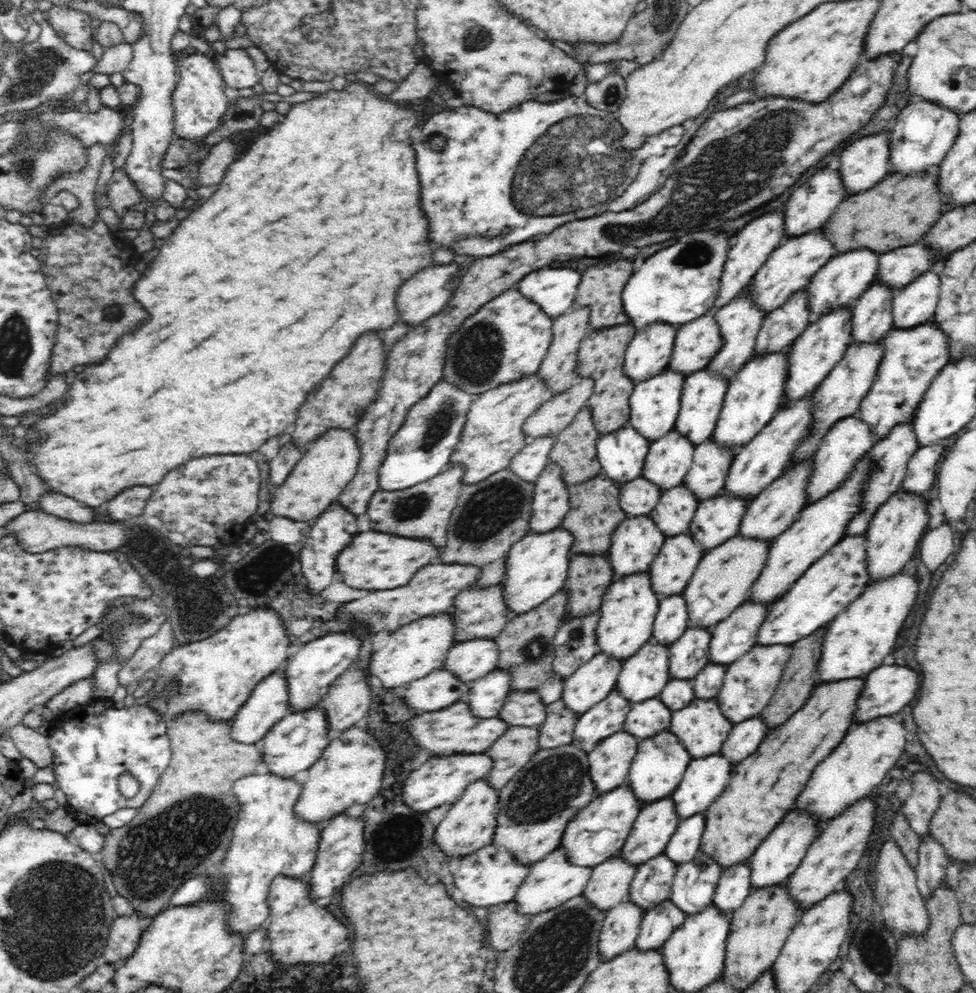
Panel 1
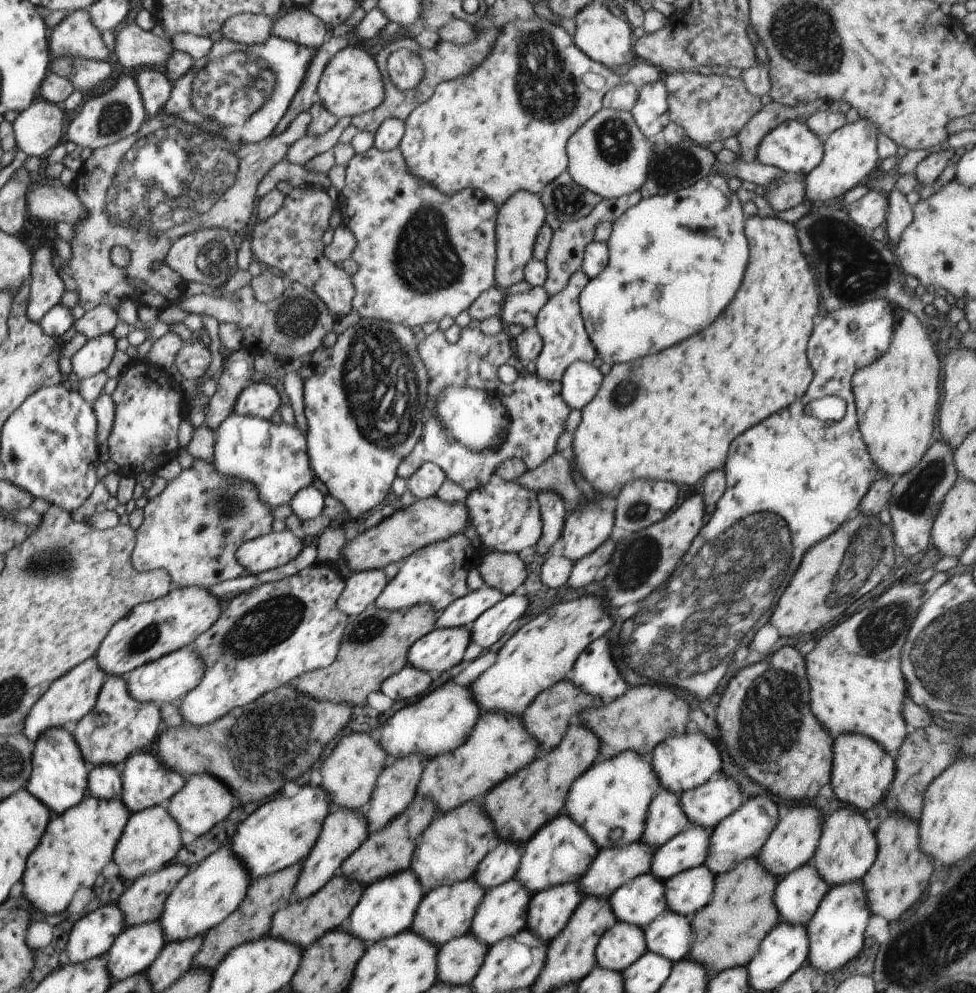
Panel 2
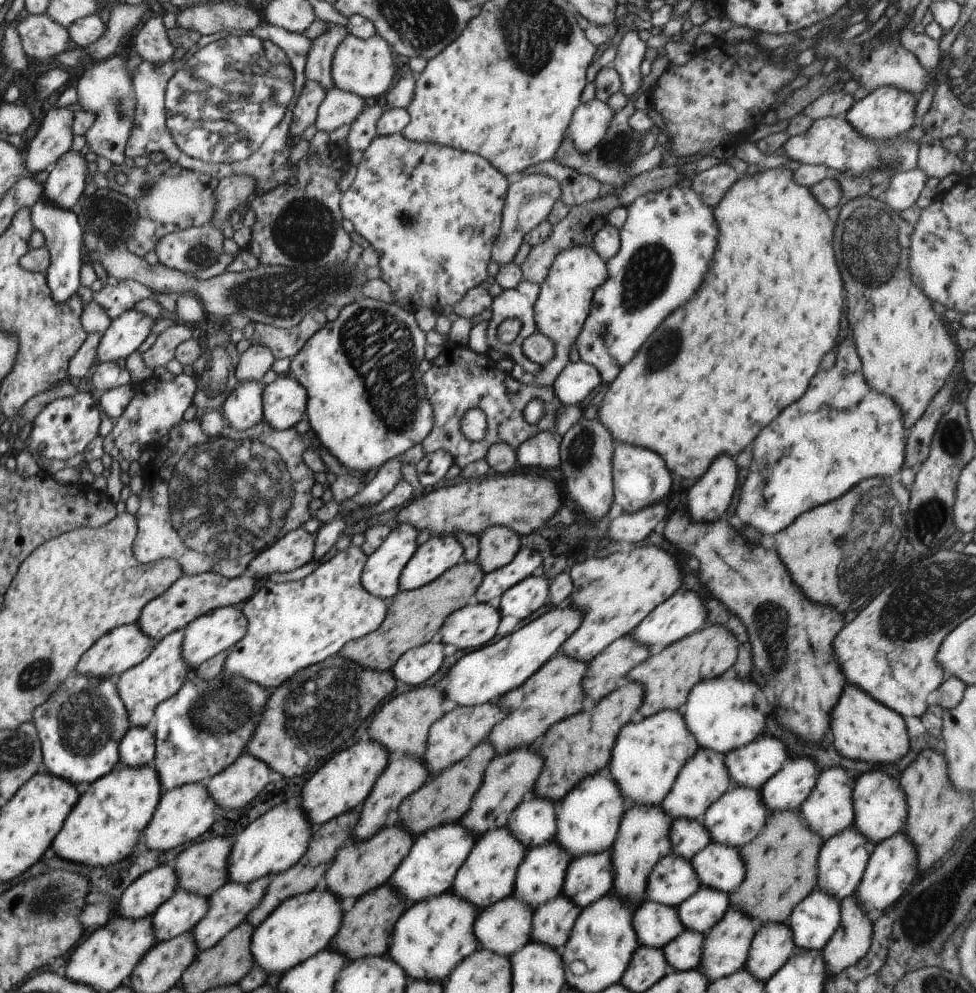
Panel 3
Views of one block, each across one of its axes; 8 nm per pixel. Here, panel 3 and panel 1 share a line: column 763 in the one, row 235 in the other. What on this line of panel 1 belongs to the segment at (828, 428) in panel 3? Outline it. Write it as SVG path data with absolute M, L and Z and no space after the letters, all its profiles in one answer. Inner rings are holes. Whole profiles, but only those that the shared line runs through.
M569 94L569 97L549 103L526 101L514 106L510 110L505 110L502 114L492 114L475 106L464 104L460 108L452 110L452 112L434 114L434 116L430 116L426 120L424 128L420 126L420 128L414 130L414 148L416 148L416 158L418 158L418 174L420 174L420 182L422 182L422 208L424 208L426 216L428 216L428 222L430 222L430 238L432 238L434 244L450 246L454 254L467 254L474 256L474 258L489 257L500 252L500 250L504 250L510 244L526 242L528 238L532 238L536 234L548 234L548 232L556 230L558 226L562 226L562 224L566 224L570 220L582 220L582 218L590 218L598 213L608 211L622 212L627 209L631 211L640 202L641 197L657 190L658 179L662 171L668 169L674 158L677 157L676 146L680 144L685 131L682 125L676 125L652 137L648 137L640 150L630 150L628 152L626 150L619 150L616 140L622 134L626 134L626 129L622 129L622 125L616 119L615 113L598 110L588 105L584 94L581 96ZM434 134L440 134L440 136L446 138L446 146L444 146L442 152L434 152L434 150L428 148L428 140Z

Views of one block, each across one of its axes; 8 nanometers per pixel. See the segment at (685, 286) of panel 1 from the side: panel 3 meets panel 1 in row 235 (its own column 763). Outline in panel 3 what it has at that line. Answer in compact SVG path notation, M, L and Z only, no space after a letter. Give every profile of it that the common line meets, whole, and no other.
M732 668L727 674L698 682L679 709L686 728L696 738L699 748L714 750L723 758L730 750L750 744L763 733L772 704L766 686L758 686L749 677L741 678L733 670Z

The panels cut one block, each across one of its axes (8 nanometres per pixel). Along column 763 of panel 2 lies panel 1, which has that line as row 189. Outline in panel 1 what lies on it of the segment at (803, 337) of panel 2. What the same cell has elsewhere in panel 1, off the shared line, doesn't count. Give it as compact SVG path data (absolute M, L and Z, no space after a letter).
M360 80L349 82L343 90L331 89L318 95L318 97L312 98L305 102L294 103L290 110L282 116L273 127L271 127L263 135L259 136L258 140L252 144L251 148L240 158L238 161L233 162L228 167L228 170L224 172L224 178L222 182L219 182L217 189L210 195L208 200L205 200L204 204L200 205L197 209L194 209L185 219L179 222L179 225L169 235L168 240L159 248L159 253L154 259L149 262L146 270L142 272L140 278L136 281L134 286L134 298L142 302L142 306L150 312L150 318L140 324L132 334L128 336L122 336L118 346L108 354L108 360L100 364L88 364L84 366L82 372L77 373L76 376L69 382L72 384L70 390L68 390L68 400L64 404L64 410L56 410L54 414L46 416L46 418L40 420L36 425L30 426L30 428L20 431L20 435L23 437L23 442L26 443L26 456L30 467L34 466L38 471L38 474L48 482L48 486L56 492L62 492L66 496L72 496L88 506L100 506L104 504L106 500L114 498L116 494L120 494L124 488L128 486L136 486L136 484L158 484L170 470L174 470L176 466L180 464L186 464L190 458L198 458L206 455L219 455L219 454L248 454L250 452L258 451L258 448L272 436L276 434L282 434L286 430L288 424L294 424L296 416L298 416L298 408L302 406L302 402L306 400L306 396L332 372L332 368L350 352L350 348L354 346L354 342L358 340L360 334L364 334L366 330L382 330L384 328L390 328L396 323L400 322L400 315L396 310L396 292L400 290L400 286L410 280L416 272L420 272L422 268L430 266L432 264L432 246L430 246L430 238L428 238L428 232L430 232L430 226L426 222L426 214L420 210L420 178L418 178L418 172L416 172L416 154L414 154L414 148L412 148L412 138L410 138L410 130L416 128L420 124L420 114L414 110L414 108L402 108L388 102L388 100L382 100L382 94L376 94L374 92L374 85L370 85Z

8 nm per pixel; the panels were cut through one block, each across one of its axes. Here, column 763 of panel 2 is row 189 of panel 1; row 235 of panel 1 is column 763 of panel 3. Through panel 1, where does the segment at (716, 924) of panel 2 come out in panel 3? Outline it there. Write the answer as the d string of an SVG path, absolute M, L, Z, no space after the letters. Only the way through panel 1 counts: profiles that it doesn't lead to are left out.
M776 810L771 813L758 836L740 849L746 862L744 882L729 895L730 907L744 910L758 926L768 922L787 923L792 910L818 886L818 854L825 843L814 830L808 830L800 810Z

